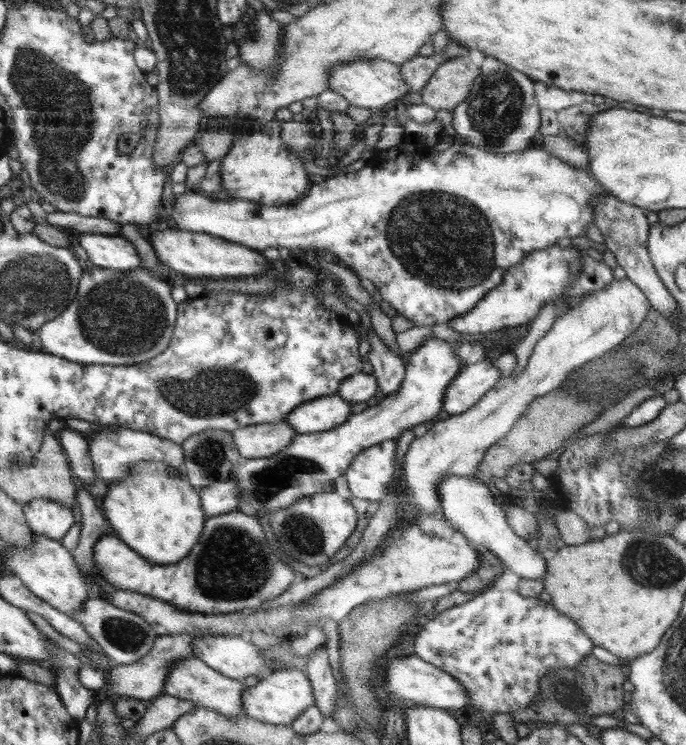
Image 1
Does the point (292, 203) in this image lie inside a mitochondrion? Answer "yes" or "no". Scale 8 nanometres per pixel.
no

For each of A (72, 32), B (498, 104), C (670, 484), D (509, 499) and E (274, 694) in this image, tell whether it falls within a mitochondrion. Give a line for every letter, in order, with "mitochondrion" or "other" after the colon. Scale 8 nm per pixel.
A: other
B: mitochondrion
C: mitochondrion
D: other
E: other

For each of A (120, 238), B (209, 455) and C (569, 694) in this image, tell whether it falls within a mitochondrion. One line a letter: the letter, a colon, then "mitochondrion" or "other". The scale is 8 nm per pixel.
A: other
B: mitochondrion
C: mitochondrion

